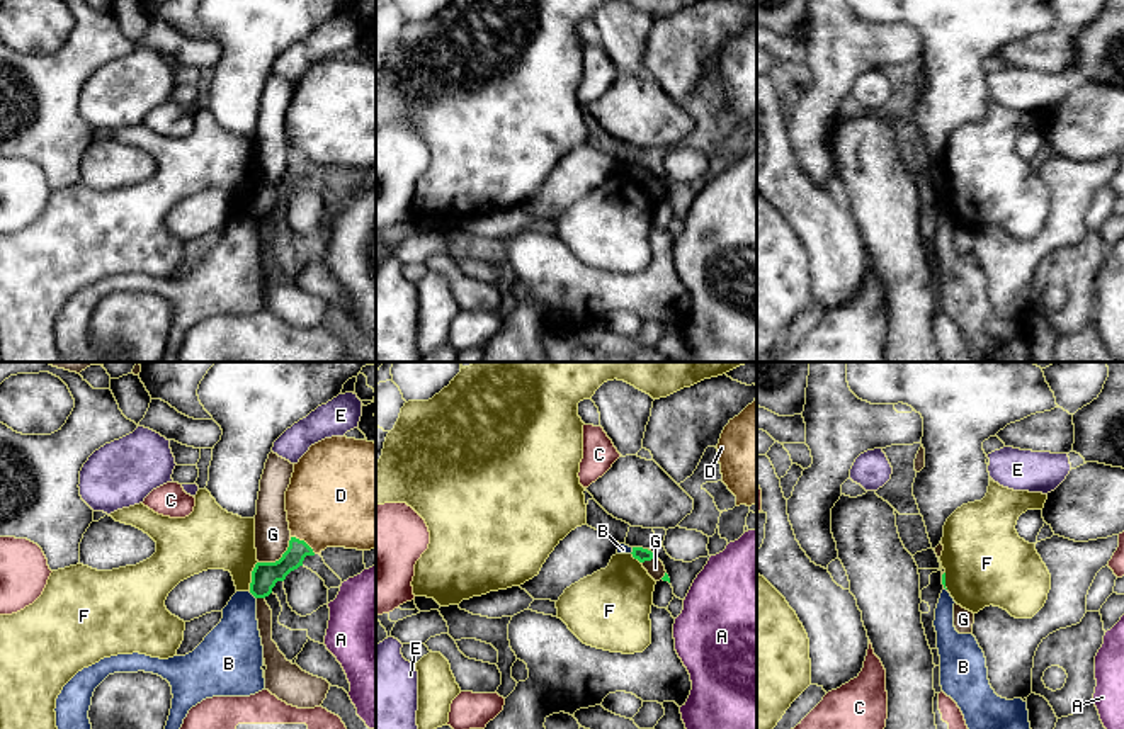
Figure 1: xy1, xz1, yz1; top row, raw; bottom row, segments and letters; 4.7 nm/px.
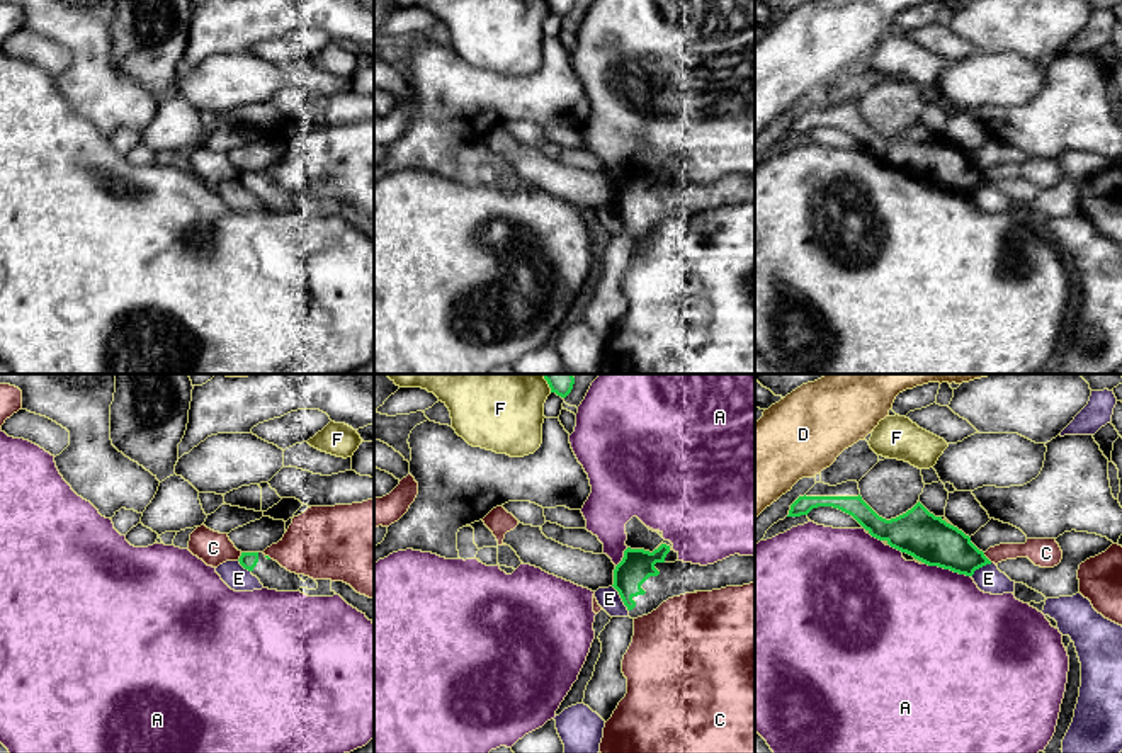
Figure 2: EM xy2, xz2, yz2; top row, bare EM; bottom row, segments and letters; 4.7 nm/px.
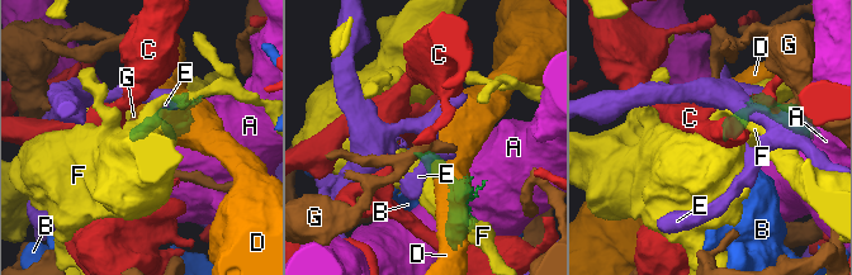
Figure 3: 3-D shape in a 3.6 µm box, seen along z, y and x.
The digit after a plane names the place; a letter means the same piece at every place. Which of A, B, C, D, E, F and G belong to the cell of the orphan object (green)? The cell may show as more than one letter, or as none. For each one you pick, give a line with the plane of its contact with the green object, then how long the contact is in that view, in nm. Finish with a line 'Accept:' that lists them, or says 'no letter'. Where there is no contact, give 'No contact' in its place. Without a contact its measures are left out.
Accept: no letter

